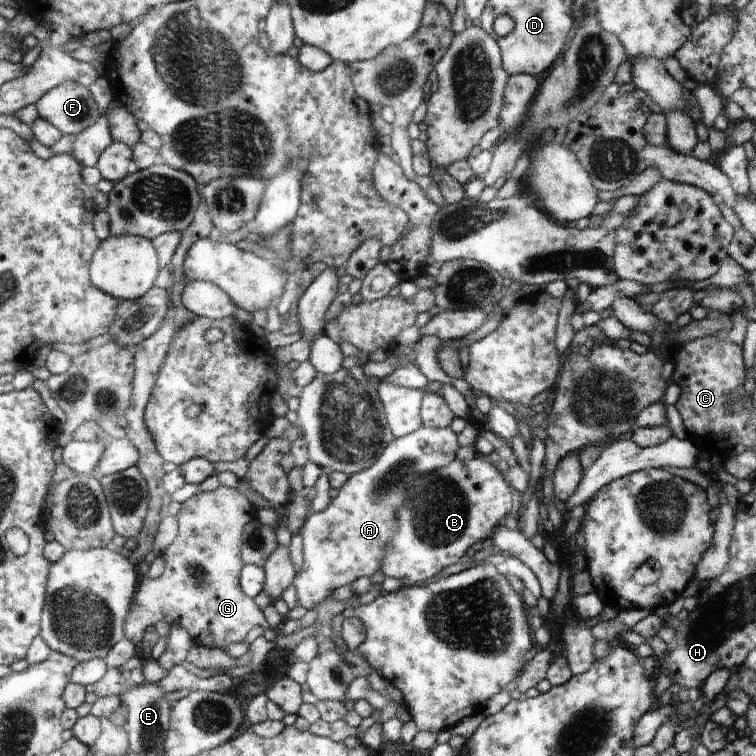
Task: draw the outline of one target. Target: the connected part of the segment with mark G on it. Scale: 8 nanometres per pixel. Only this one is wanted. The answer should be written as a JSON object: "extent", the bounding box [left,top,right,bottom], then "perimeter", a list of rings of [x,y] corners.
{"extent":[124,485,270,651],"perimeter":[[[220,485],[216,490],[202,491],[180,504],[176,515],[178,536],[164,550],[164,572],[155,578],[144,577],[138,592],[134,595],[132,610],[126,616],[124,633],[126,639],[139,645],[144,638],[144,630],[171,615],[173,620],[186,629],[194,643],[208,648],[221,648],[226,651],[230,644],[242,642],[250,628],[270,628],[264,613],[242,588],[241,576],[244,567],[242,560],[242,533],[246,524],[252,522],[252,504],[234,487]]]}

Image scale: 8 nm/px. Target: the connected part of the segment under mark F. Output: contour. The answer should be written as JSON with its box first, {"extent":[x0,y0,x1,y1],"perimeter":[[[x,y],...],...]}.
{"extent":[34,80,102,136],"perimeter":[[[73,80],[62,82],[34,104],[39,118],[56,126],[63,135],[75,136],[102,116],[90,88]]]}

